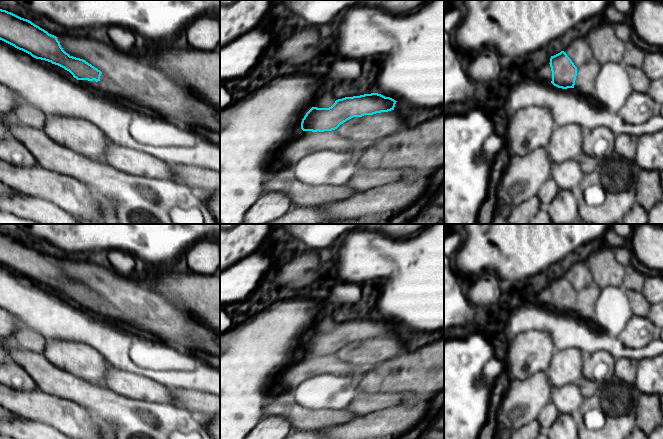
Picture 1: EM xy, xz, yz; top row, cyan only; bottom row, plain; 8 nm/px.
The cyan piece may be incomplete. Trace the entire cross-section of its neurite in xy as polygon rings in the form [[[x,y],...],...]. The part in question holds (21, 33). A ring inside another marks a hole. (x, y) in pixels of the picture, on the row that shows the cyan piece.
[[[0,9],[0,40],[36,59],[64,68],[77,80],[100,81],[102,72],[85,60],[66,53],[56,36],[31,21],[2,9]]]

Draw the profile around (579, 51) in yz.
[[[580,37],[573,40],[563,48],[563,51],[577,68],[594,59],[591,47],[586,37]]]

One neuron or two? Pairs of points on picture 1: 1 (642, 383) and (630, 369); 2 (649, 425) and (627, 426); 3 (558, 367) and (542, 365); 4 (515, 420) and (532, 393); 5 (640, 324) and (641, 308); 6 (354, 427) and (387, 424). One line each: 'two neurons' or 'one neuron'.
1: two neurons
2: two neurons
3: two neurons
4: one neuron
5: two neurons
6: one neuron

